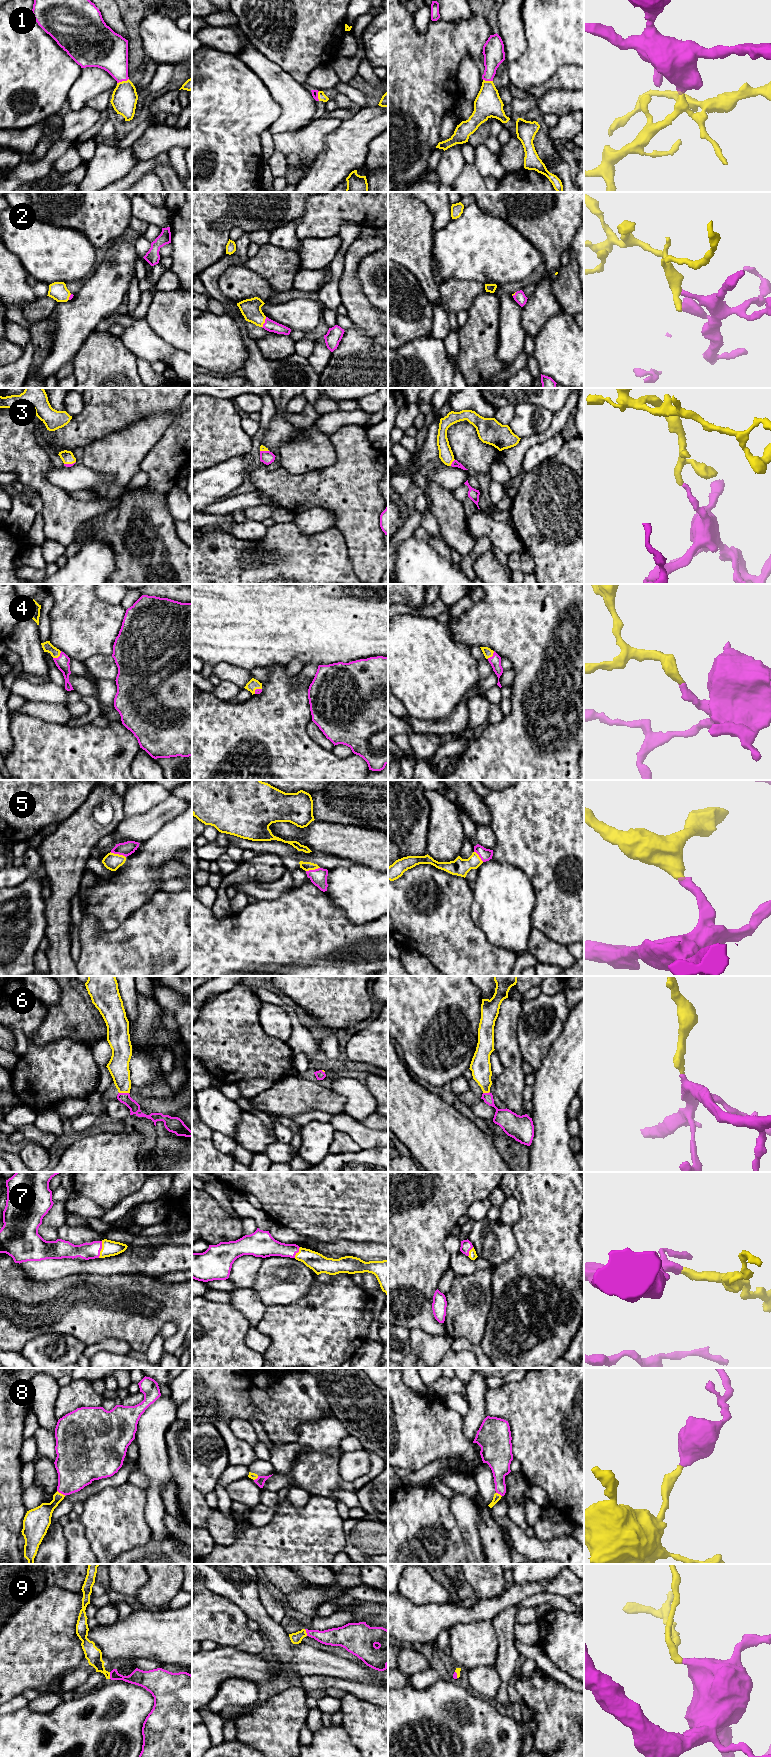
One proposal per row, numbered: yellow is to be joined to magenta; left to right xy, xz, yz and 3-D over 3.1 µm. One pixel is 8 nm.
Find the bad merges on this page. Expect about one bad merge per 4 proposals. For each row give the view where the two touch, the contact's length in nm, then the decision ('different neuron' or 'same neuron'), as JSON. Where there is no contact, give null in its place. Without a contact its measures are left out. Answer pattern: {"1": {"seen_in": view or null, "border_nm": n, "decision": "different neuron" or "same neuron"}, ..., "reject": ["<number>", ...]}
{"1": {"seen_in": "xy", "border_nm": 100, "decision": "same neuron"}, "2": {"seen_in": "xz", "border_nm": 90, "decision": "same neuron"}, "3": {"seen_in": "yz", "border_nm": 70, "decision": "same neuron"}, "4": {"seen_in": "xy", "border_nm": 90, "decision": "same neuron"}, "5": {"seen_in": "xy", "border_nm": 130, "decision": "same neuron"}, "6": {"seen_in": "xy", "border_nm": 80, "decision": "same neuron"}, "7": {"seen_in": "xy", "border_nm": 140, "decision": "same neuron"}, "8": {"seen_in": "xy", "border_nm": 80, "decision": "same neuron"}, "9": {"seen_in": "xy", "border_nm": 60, "decision": "same neuron"}, "reject": []}

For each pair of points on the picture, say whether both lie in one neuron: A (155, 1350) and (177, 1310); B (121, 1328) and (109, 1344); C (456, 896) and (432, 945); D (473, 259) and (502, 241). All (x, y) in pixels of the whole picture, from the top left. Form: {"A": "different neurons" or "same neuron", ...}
{"A": "different neurons", "B": "different neurons", "C": "same neuron", "D": "same neuron"}

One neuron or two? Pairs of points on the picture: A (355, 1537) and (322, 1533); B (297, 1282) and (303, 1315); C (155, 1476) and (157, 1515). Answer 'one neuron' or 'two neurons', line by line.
A: two neurons
B: two neurons
C: one neuron

